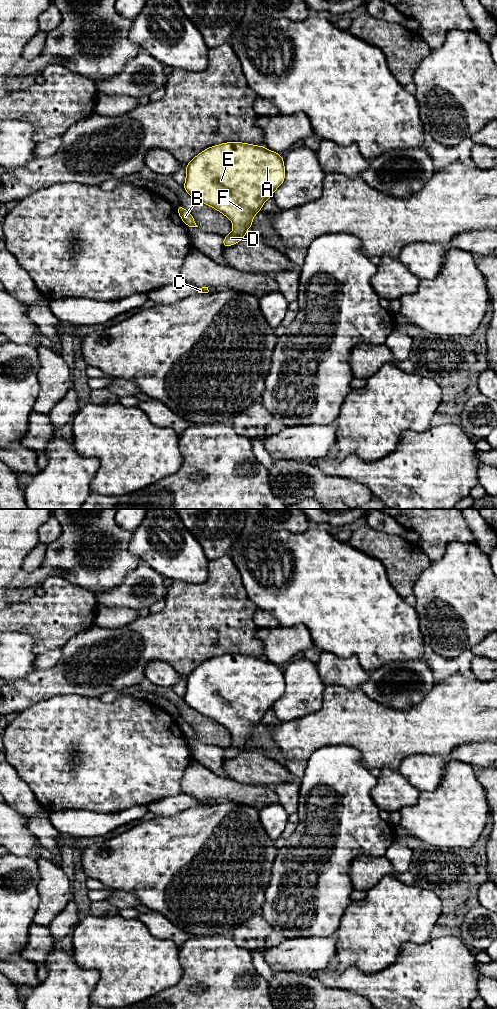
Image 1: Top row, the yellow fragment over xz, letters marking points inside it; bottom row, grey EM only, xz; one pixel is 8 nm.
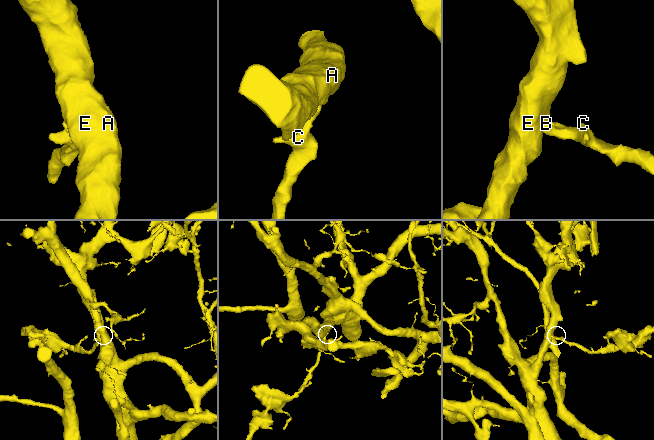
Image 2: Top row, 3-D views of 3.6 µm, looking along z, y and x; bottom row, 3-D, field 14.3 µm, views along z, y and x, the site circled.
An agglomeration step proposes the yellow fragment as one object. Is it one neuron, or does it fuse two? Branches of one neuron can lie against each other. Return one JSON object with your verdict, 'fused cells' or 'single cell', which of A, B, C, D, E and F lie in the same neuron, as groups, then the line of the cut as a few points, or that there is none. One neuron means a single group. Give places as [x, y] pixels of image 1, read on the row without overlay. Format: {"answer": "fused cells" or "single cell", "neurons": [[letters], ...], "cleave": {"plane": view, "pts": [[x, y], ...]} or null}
{"answer": "single cell", "neurons": [["A", "B", "C", "D", "E", "F"]], "cleave": null}

